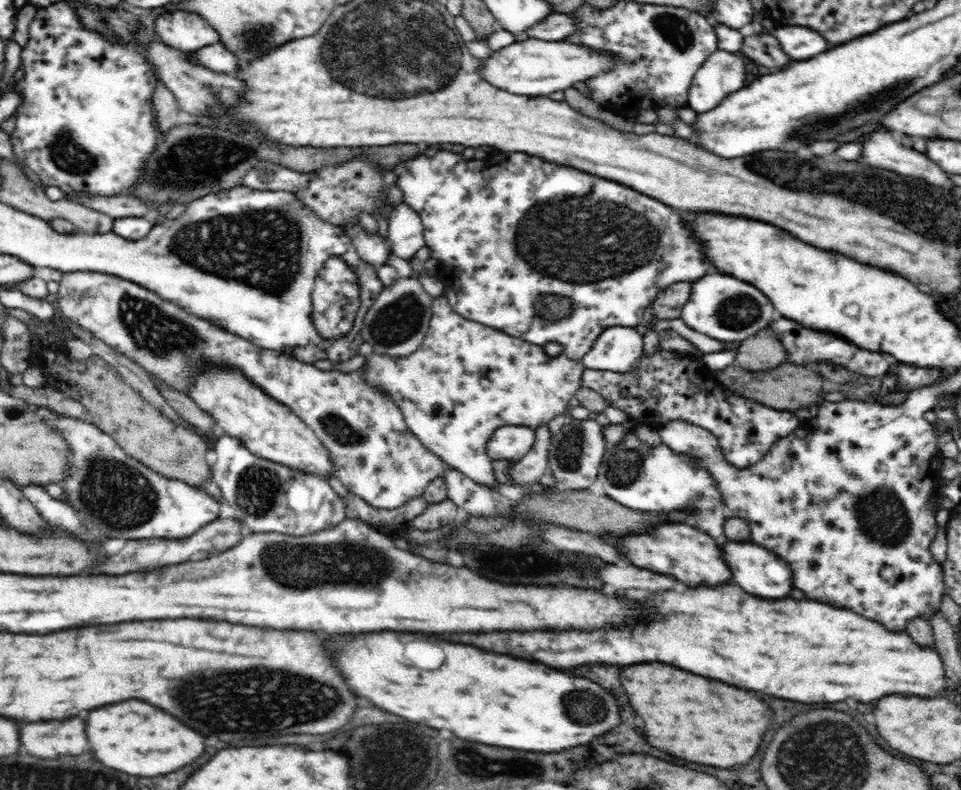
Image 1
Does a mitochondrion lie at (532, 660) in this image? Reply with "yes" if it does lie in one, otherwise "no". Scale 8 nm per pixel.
no

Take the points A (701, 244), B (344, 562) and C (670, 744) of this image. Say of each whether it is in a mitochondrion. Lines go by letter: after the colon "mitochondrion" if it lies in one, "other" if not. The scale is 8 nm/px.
A: other
B: mitochondrion
C: other

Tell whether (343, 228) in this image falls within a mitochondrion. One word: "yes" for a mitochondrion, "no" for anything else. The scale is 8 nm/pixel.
no

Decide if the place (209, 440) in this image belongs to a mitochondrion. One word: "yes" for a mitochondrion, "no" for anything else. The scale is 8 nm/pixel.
no

